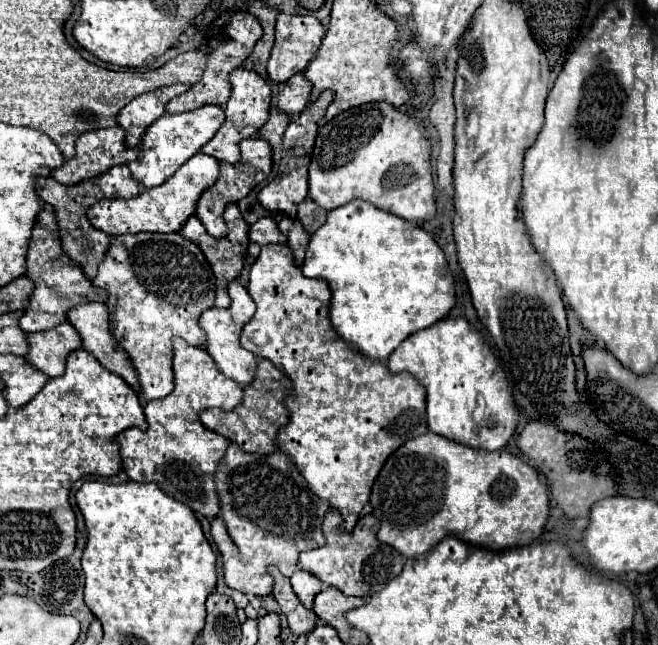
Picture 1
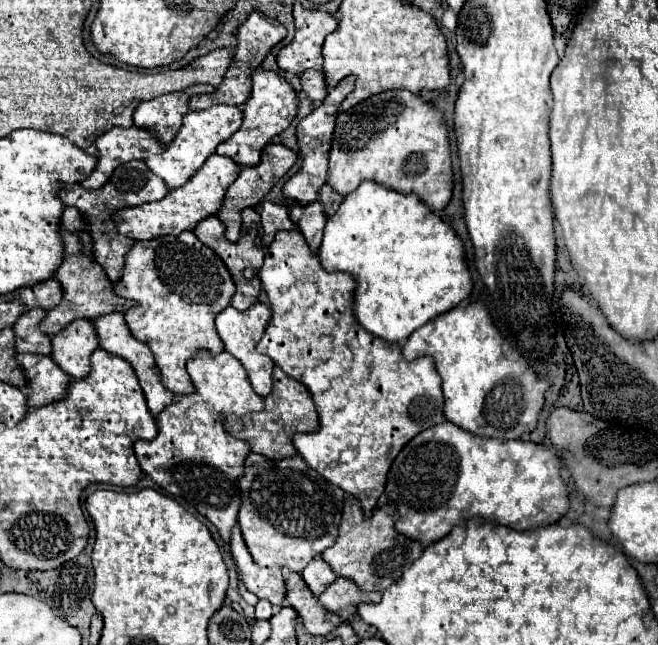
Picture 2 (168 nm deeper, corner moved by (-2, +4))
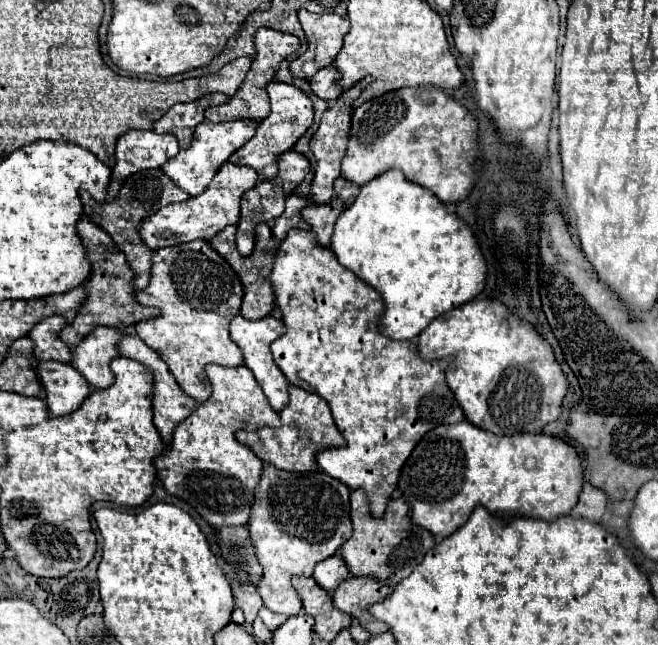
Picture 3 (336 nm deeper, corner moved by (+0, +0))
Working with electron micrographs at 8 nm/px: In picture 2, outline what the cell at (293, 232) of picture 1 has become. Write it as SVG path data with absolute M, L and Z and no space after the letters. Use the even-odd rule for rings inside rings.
M319 201L309 205L297 205L290 209L291 220L299 227L299 231L305 235L309 247L313 253L319 251L321 239L323 239L323 227L327 223L325 209Z

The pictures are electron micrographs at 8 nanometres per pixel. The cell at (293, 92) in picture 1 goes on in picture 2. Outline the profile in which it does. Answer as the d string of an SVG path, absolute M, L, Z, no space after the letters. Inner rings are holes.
M309 69L301 75L301 85L307 97L319 105L327 97L327 83L325 83L325 73L323 69Z

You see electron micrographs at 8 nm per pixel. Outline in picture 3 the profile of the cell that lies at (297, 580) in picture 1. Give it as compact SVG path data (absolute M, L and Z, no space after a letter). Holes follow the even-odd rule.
M333 555L333 557L317 563L315 571L313 571L313 579L327 593L335 591L337 585L347 577L349 577L349 571L347 571L347 567L345 567L345 563L343 563L343 559L339 555Z

